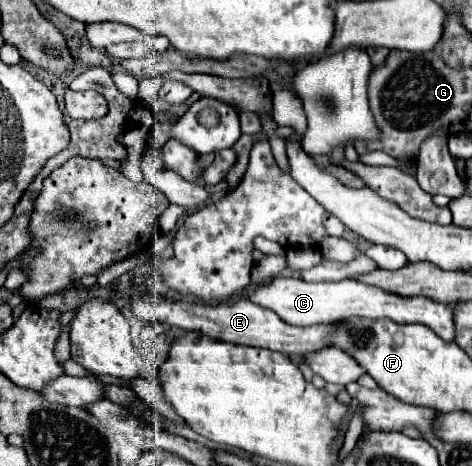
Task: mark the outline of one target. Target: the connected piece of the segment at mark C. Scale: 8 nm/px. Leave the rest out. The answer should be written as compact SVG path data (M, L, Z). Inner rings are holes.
M275 277L265 285L251 285L247 289L249 301L275 311L283 321L291 325L317 325L317 323L343 323L351 317L361 319L391 319L395 323L421 323L435 331L443 341L455 339L453 305L431 301L429 297L401 297L395 293L385 293L379 287L363 285L363 281L337 281L337 283L307 283L293 277Z

